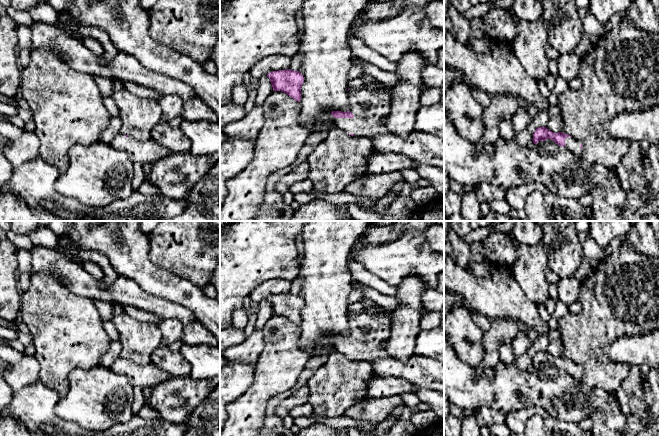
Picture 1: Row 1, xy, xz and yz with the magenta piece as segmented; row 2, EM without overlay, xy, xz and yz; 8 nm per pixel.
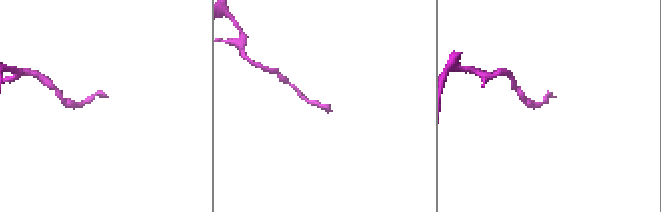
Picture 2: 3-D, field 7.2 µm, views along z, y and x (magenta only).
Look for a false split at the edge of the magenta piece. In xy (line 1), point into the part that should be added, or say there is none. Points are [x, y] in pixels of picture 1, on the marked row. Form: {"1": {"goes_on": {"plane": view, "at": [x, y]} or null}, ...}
{"1": {"goes_on": {"plane": "xy", "at": [143, 152]}}}

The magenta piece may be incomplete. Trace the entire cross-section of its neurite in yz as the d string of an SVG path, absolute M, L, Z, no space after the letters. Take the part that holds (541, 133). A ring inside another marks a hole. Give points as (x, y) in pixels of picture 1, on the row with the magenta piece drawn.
M538 127L533 133L532 141L538 146L548 146L556 143L567 151L582 156L583 147L579 141L562 132L554 133L546 127Z

